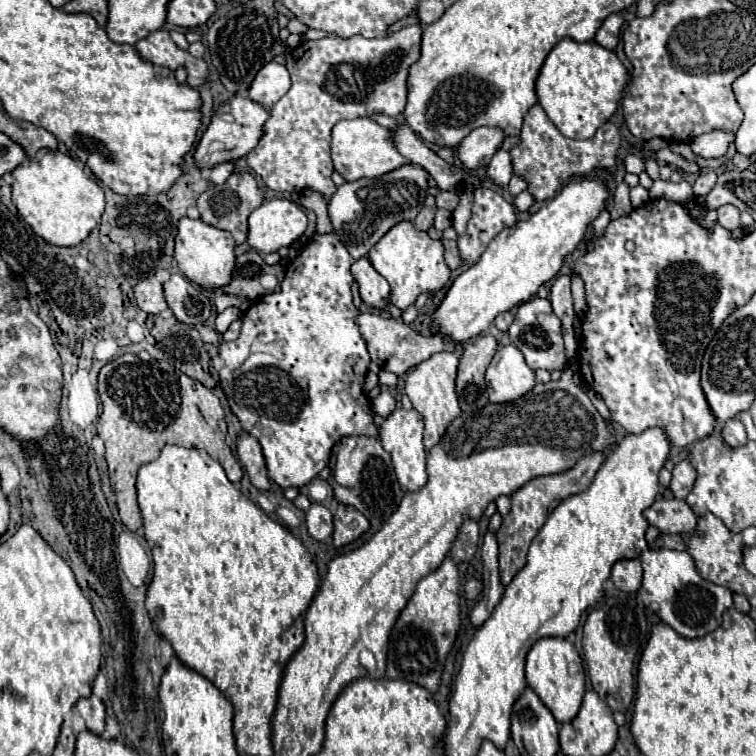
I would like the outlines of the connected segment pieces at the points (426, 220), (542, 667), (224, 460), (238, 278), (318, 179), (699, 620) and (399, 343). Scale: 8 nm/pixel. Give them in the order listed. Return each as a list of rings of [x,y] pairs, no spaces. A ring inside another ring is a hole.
[[[427,195],[423,209],[419,211],[419,215],[417,215],[417,219],[415,219],[415,227],[417,227],[419,231],[427,231],[427,229],[433,225],[435,209],[437,209],[437,207],[435,207],[435,197],[433,197],[433,195]]]
[[[563,637],[539,639],[527,655],[525,677],[527,677],[527,685],[539,695],[539,699],[553,713],[557,723],[567,723],[579,713],[583,695],[585,695],[585,671],[581,667],[581,657],[575,651],[575,645],[571,641]],[[571,663],[577,663],[579,671],[569,671]]]
[[[121,355],[99,373],[99,397],[103,401],[103,413],[99,417],[97,435],[105,441],[105,459],[109,471],[113,471],[113,489],[117,493],[119,515],[129,531],[143,527],[135,489],[137,469],[155,461],[167,443],[207,451],[223,465],[231,483],[241,481],[243,469],[225,443],[227,425],[219,399],[199,381],[177,373],[173,365],[153,359],[143,363],[137,355]],[[127,371],[131,371],[133,381],[137,383],[131,383]]]
[[[247,251],[243,255],[239,255],[235,259],[235,269],[233,269],[233,279],[231,283],[227,283],[223,289],[223,293],[231,293],[231,295],[243,295],[249,299],[259,299],[261,295],[265,295],[265,289],[259,285],[259,275],[263,273],[275,273],[277,277],[283,275],[281,265],[269,267],[259,251]]]
[[[421,25],[403,27],[397,33],[391,33],[381,39],[365,39],[365,37],[337,37],[329,35],[319,41],[301,43],[291,51],[289,57],[277,57],[277,63],[287,65],[291,73],[291,89],[273,105],[271,117],[265,123],[265,135],[259,145],[247,155],[247,165],[263,179],[263,183],[281,193],[301,193],[303,189],[315,189],[325,197],[331,197],[337,189],[331,181],[333,163],[331,163],[331,129],[341,119],[357,119],[369,117],[373,113],[383,113],[397,117],[403,113],[407,103],[407,77],[409,67],[417,63],[421,57]]]
[[[647,549],[645,553],[641,553],[641,565],[643,565],[643,585],[639,589],[639,595],[643,599],[643,603],[649,607],[651,603],[657,605],[657,615],[663,619],[663,623],[667,623],[669,627],[673,627],[681,637],[685,639],[699,639],[705,637],[707,633],[715,631],[721,625],[721,617],[727,609],[733,607],[733,593],[727,587],[719,587],[711,581],[705,581],[697,575],[695,571],[695,563],[689,557],[687,551],[671,551],[671,549]]]
[[[361,313],[357,317],[357,325],[359,325],[359,331],[367,343],[367,349],[369,349],[369,355],[371,355],[371,361],[377,363],[381,369],[385,371],[391,371],[395,375],[405,375],[411,367],[419,365],[421,361],[429,359],[431,355],[439,353],[439,351],[455,351],[455,353],[461,353],[463,351],[463,343],[453,343],[453,339],[449,339],[449,335],[421,335],[419,331],[411,329],[409,325],[405,323],[399,323],[391,317],[383,317],[383,315],[377,315],[377,313]]]

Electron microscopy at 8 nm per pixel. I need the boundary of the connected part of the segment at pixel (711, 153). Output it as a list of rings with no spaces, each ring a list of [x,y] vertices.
[[[709,131],[709,133],[703,133],[703,135],[697,135],[693,141],[691,141],[691,149],[695,155],[699,157],[705,157],[705,159],[711,159],[711,157],[721,157],[725,155],[729,143],[733,143],[735,135],[733,133],[727,133],[727,131]]]

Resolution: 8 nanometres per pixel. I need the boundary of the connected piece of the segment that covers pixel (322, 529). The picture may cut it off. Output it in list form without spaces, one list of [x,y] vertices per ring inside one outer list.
[[[313,503],[311,505],[311,509],[307,511],[307,517],[305,517],[305,523],[307,523],[309,535],[315,541],[325,541],[333,533],[333,517],[331,517],[331,511],[327,507],[323,507],[321,503]]]

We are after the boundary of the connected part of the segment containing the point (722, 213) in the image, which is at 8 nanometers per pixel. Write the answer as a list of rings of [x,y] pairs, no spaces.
[[[723,205],[719,211],[717,211],[717,223],[725,229],[739,229],[739,209],[733,207],[733,205]]]

